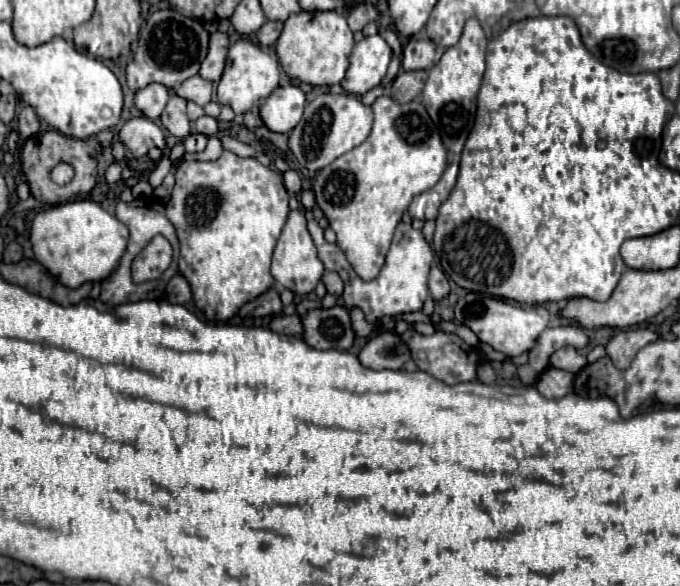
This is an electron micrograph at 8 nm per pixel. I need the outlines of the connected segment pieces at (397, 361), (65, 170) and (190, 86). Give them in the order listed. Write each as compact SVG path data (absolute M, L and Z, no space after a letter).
M381 332L377 334L359 354L363 366L373 370L401 370L403 364L411 358L407 346L395 332Z
M61 162L61 164L57 164L57 166L51 170L49 176L51 176L53 182L57 182L59 186L65 186L65 184L69 184L69 182L73 180L73 168L71 168L69 164Z
M201 76L187 78L179 88L181 98L193 100L199 106L205 106L211 100L211 94L213 94L213 84L209 80L203 80Z

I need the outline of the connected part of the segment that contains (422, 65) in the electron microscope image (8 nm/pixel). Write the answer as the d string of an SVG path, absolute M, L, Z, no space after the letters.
M425 36L409 38L407 46L403 48L403 62L405 70L429 70L433 66L435 44Z

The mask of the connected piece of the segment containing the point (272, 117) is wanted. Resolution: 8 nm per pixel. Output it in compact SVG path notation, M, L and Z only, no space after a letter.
M289 82L285 86L277 86L273 94L265 98L259 116L271 132L287 134L301 120L303 108L305 108L305 92L297 84Z

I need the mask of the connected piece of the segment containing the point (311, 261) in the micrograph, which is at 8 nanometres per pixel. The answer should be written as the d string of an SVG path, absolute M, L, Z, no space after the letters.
M293 210L289 212L289 218L287 218L287 224L277 240L277 246L273 250L273 264L271 264L271 274L273 278L289 288L293 294L299 294L299 296L305 296L309 292L315 290L321 274L323 274L323 262L319 260L317 256L317 248L313 244L313 238L307 230L307 218L301 210Z

